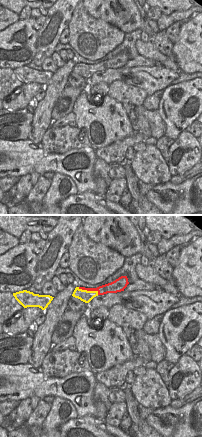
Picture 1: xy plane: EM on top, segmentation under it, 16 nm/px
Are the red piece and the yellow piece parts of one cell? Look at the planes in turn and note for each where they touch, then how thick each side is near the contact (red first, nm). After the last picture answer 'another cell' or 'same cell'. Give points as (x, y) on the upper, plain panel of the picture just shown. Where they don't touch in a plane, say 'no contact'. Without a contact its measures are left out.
(89, 66) | 160/190 nm

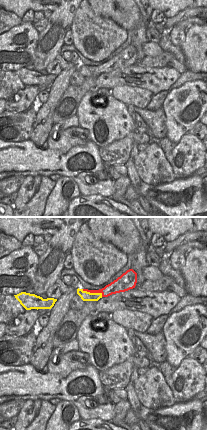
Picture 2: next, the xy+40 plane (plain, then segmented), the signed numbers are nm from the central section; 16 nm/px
(93, 68) | 170/160 nm

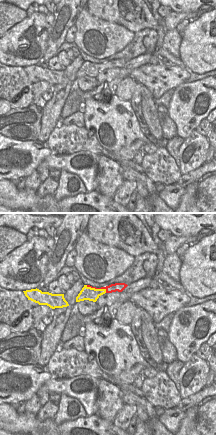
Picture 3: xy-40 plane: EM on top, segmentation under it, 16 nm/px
(97, 64) | 130/220 nm

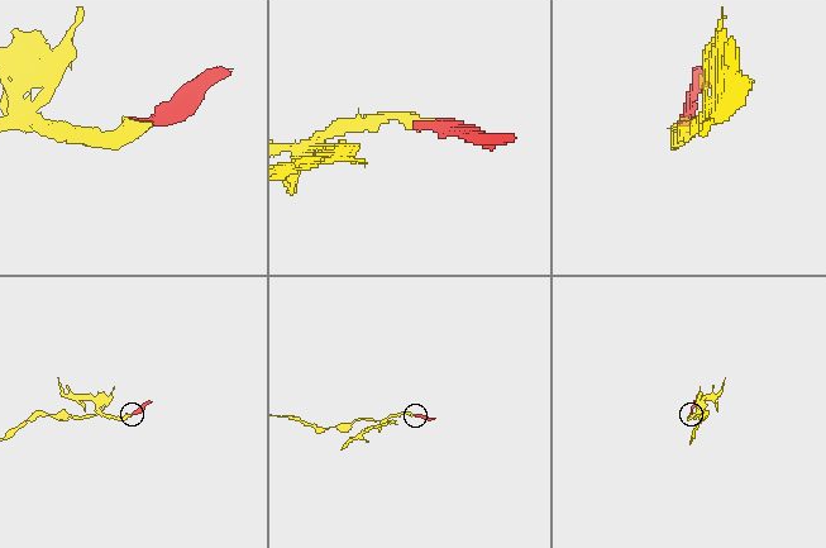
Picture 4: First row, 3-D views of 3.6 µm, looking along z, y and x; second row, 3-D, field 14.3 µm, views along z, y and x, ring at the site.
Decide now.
another cell

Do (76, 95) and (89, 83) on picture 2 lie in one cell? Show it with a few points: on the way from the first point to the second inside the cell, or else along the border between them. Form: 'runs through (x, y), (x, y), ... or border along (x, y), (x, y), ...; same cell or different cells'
runs through (79, 92), (86, 86); same cell

